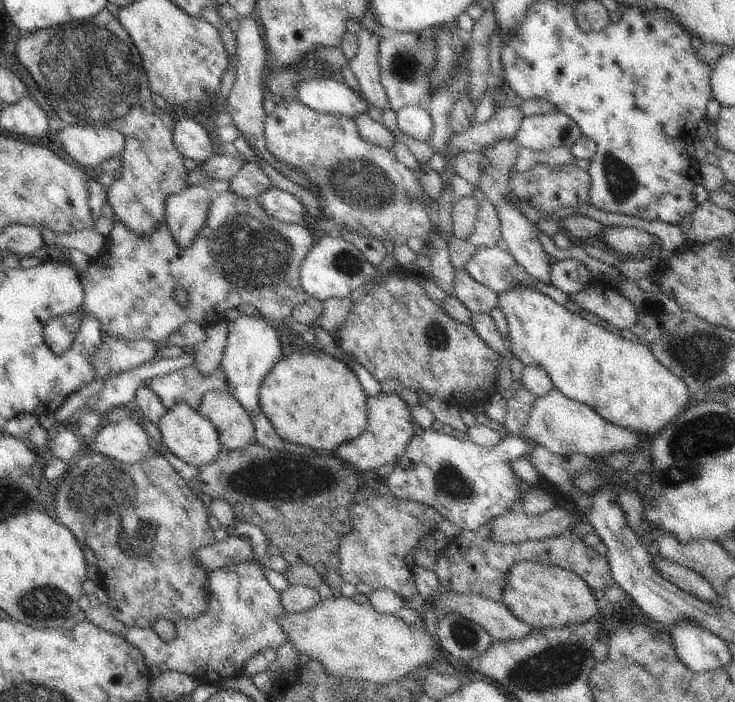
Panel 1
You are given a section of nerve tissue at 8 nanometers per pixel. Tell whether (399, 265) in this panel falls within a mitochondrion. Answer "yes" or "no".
no

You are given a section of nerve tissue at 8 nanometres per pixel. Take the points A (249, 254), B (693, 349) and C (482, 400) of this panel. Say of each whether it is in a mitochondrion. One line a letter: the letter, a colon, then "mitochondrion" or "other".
A: mitochondrion
B: mitochondrion
C: other

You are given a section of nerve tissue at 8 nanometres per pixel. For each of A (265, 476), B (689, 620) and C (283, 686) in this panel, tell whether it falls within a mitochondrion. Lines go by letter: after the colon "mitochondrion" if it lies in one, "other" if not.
A: mitochondrion
B: other
C: other

